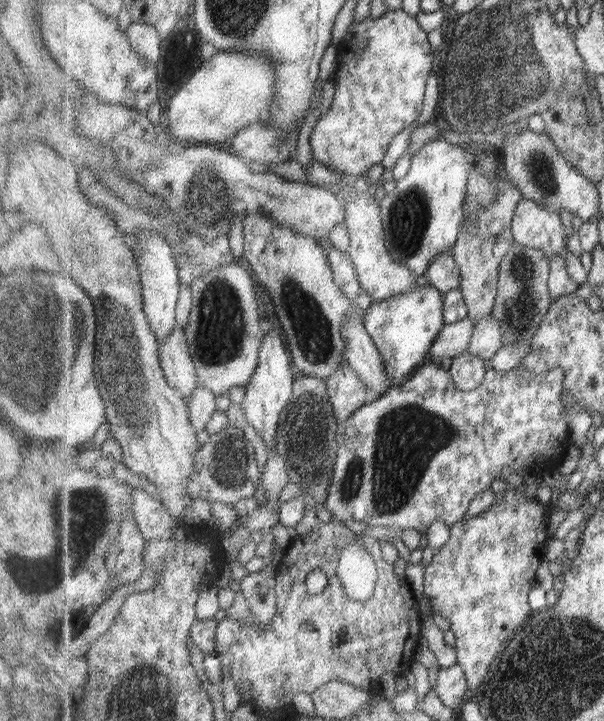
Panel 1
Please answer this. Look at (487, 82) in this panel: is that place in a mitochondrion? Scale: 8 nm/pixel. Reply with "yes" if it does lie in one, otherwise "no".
yes

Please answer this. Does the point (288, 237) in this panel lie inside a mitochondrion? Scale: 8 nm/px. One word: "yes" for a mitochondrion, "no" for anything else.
no

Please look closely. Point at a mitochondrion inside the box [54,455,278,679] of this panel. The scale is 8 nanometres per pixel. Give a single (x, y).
(81, 518)

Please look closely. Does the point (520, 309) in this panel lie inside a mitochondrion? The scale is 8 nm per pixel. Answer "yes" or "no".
yes

